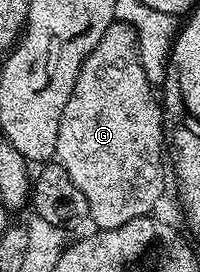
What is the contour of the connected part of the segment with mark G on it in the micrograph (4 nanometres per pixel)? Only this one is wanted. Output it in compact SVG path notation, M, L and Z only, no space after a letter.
M114 22L105 32L105 36L101 36L101 40L97 40L97 48L93 48L93 52L89 52L89 56L81 64L81 72L77 72L77 80L73 84L73 92L69 96L69 104L65 104L65 112L61 116L61 128L57 132L55 158L59 165L65 168L65 172L69 172L69 180L73 180L73 184L77 184L77 188L81 188L81 196L85 196L85 204L87 205L90 221L92 223L95 221L94 225L100 230L120 228L123 224L127 224L129 220L150 215L154 211L151 209L158 204L159 197L163 194L163 166L165 170L163 108L156 91L151 87L149 80L145 76L145 68L141 68L135 30L129 24Z

